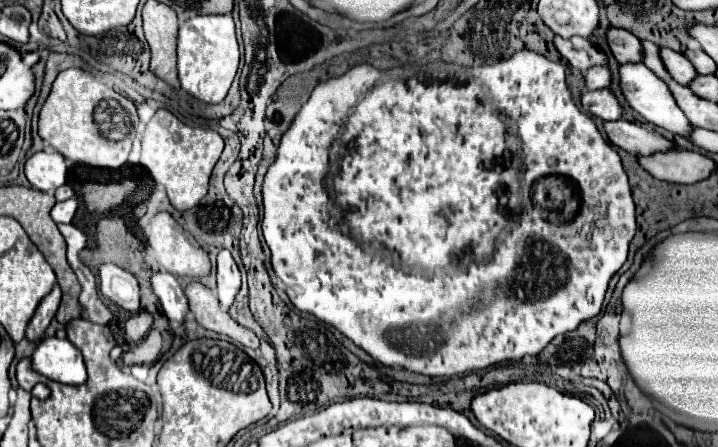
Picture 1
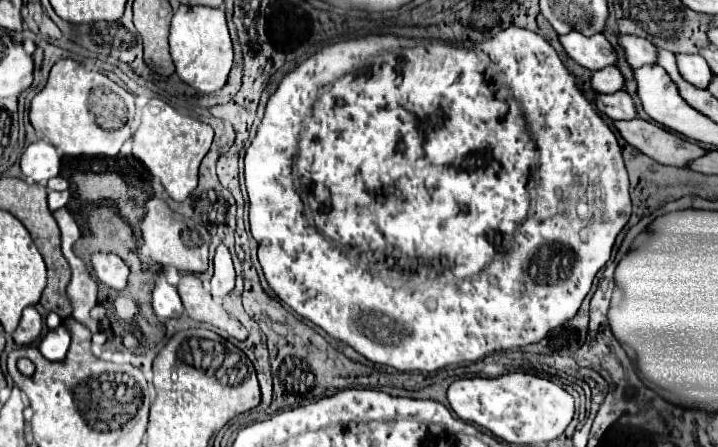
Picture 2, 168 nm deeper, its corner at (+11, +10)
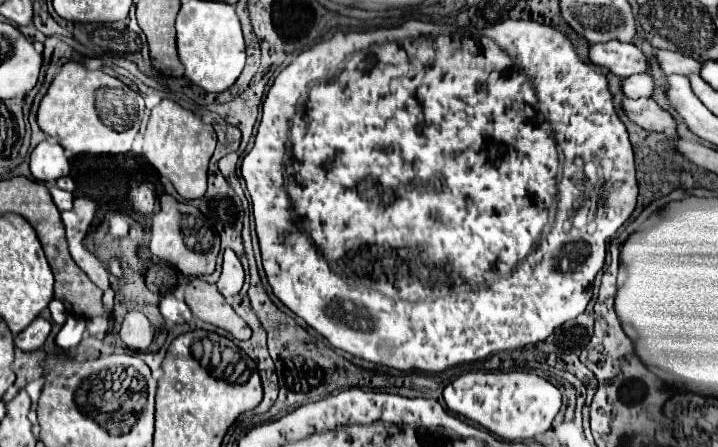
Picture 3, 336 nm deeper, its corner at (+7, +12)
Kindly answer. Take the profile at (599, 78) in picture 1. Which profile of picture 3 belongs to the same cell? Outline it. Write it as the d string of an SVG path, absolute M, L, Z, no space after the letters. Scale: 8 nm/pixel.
M640 74L640 76L628 76L622 80L622 92L624 96L628 98L640 98L640 96L646 96L650 98L652 96L652 78L648 74Z

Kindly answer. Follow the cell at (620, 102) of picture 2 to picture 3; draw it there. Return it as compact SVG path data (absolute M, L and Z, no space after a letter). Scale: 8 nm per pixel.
M624 98L622 100L624 114L644 130L654 130L654 132L664 132L668 128L676 128L676 122L672 116L662 110L652 98Z

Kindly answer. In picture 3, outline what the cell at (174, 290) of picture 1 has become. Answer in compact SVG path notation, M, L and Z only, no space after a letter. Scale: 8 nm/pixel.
M168 292L168 294L160 300L160 312L162 312L164 320L176 322L176 324L188 322L188 320L192 318L190 308L186 306L186 302L184 302L184 300L178 300L178 298L174 296L174 292Z

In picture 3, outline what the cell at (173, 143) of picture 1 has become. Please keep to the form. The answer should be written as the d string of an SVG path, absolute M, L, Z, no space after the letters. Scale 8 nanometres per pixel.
M162 100L158 106L152 108L152 114L144 132L142 150L146 160L174 184L176 192L182 198L194 200L198 196L204 196L206 172L208 172L208 162L212 158L214 146L216 146L214 128L210 124L204 124L194 112L184 110L180 104L172 100Z

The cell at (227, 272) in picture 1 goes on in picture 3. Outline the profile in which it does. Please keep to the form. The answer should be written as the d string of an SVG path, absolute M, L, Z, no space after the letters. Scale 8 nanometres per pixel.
M226 248L224 250L224 264L222 264L222 274L220 274L220 280L218 280L218 290L224 298L232 298L234 294L240 292L244 284L244 270L242 270L242 264L238 260L238 256Z

